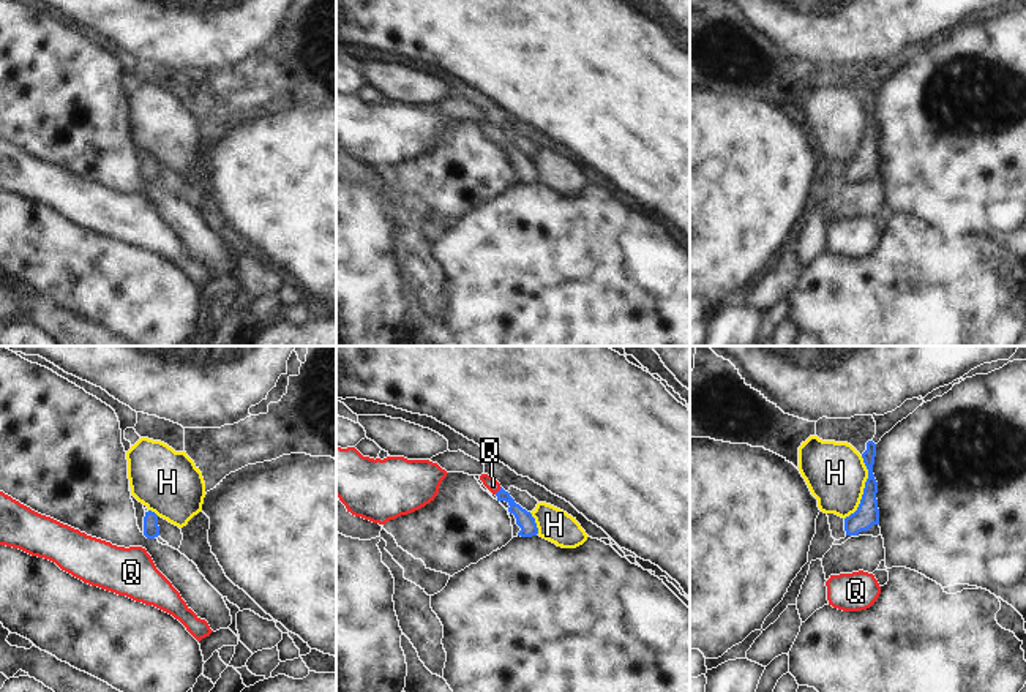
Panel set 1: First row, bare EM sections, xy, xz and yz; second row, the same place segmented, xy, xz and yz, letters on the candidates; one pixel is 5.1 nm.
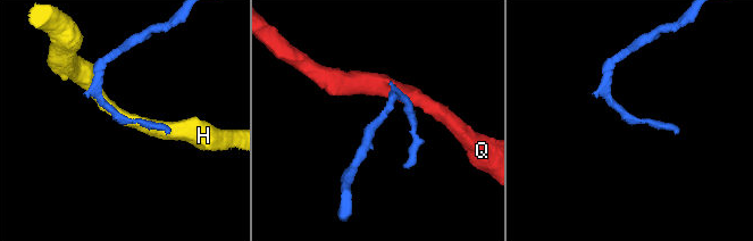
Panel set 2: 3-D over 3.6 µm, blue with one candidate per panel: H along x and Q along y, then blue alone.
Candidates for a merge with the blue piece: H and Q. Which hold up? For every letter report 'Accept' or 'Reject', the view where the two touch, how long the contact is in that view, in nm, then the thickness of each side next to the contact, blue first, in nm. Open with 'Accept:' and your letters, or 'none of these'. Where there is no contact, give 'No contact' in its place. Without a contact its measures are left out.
Accept: Q
H: Reject. Touches blue in yz. Shared border 340 nm. Thickness 120 nm (blue) against 300 nm
Q: Accept. Touches blue in xz. Shared border 50 nm. Thickness 90 nm (blue) against 70 nm.

